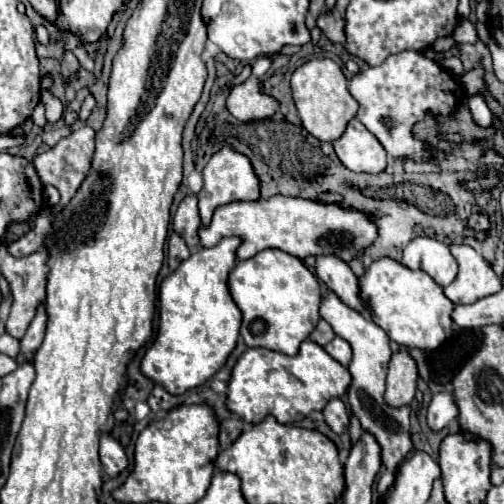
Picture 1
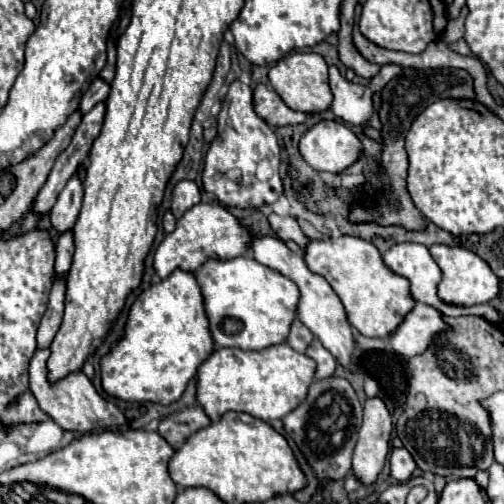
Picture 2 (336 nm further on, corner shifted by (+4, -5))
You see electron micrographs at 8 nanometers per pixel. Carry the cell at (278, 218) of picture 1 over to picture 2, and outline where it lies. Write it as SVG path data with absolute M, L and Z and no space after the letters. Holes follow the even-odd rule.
M213 202L197 204L179 218L175 232L167 234L165 240L159 244L155 252L155 272L161 278L167 278L175 268L197 272L211 258L231 260L247 254L251 246L253 246L251 228L245 226L241 220L237 220L225 206Z

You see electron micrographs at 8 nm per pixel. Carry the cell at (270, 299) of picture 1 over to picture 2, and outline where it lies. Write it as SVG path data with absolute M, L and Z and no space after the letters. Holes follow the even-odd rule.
M239 256L233 260L209 260L195 272L203 292L205 312L213 340L219 348L265 350L283 344L291 322L297 318L299 288L273 268L261 266L255 258Z

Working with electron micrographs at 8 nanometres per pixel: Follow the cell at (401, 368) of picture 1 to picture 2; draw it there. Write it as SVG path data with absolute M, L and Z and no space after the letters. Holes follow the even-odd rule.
M367 398L363 426L353 452L353 472L363 484L373 484L381 474L391 442L393 422L387 404L379 398Z

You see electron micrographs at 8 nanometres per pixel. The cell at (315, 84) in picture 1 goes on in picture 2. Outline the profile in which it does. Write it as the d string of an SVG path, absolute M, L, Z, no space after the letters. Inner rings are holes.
M297 52L297 54L281 58L269 70L269 82L289 108L305 112L305 114L321 114L329 110L333 102L333 94L329 88L329 66L323 60L323 56L313 52Z

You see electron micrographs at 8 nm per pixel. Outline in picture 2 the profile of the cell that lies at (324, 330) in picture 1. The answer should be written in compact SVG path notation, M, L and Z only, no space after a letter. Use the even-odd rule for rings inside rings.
M293 320L293 326L291 326L291 332L289 332L289 338L287 338L287 344L297 350L297 352L305 352L309 342L313 340L313 332L301 322L301 320Z

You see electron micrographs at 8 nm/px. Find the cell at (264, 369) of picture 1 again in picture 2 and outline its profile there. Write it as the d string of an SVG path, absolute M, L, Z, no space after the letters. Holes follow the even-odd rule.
M289 344L269 346L261 352L239 348L217 348L197 372L197 400L207 416L217 422L225 412L247 412L259 420L277 420L295 410L315 380L317 364L307 354L295 352Z

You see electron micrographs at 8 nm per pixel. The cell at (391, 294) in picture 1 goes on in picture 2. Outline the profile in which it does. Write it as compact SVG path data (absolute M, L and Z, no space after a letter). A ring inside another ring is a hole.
M341 236L329 240L311 240L305 252L305 262L311 272L323 276L335 294L341 298L347 318L363 336L389 338L415 306L409 290L409 280L389 270L377 246L363 238Z

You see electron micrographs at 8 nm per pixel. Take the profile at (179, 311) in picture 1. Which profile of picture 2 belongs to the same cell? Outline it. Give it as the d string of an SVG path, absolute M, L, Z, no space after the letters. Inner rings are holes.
M181 268L139 294L125 332L125 338L101 360L101 382L107 394L127 402L177 402L201 362L215 350L201 288L195 274Z

